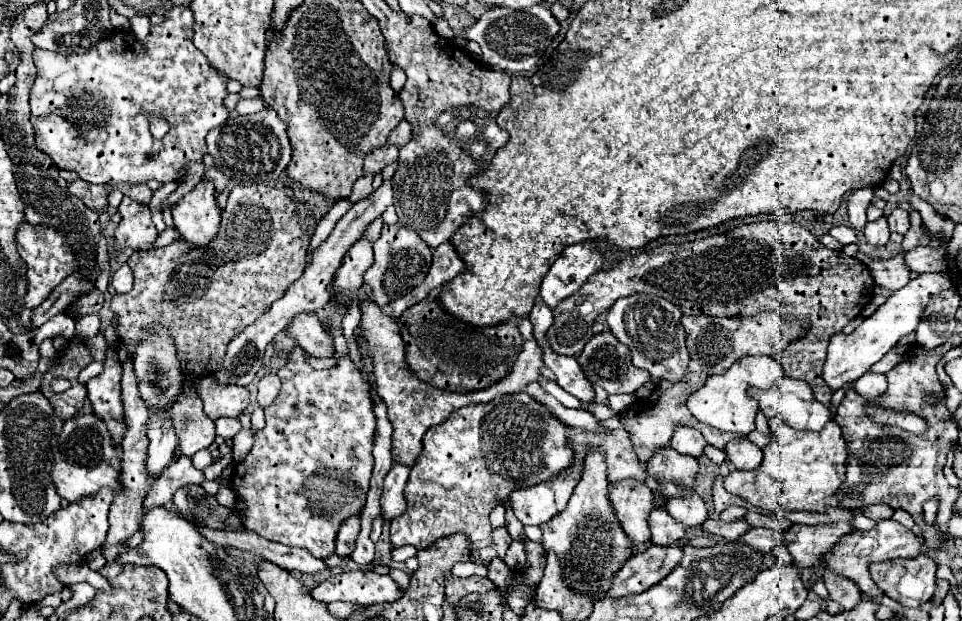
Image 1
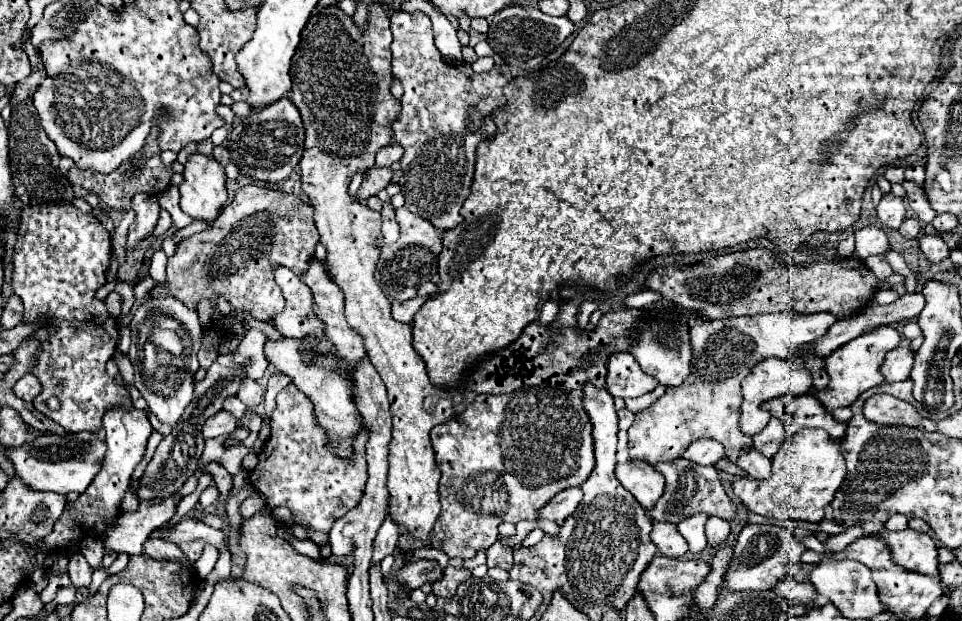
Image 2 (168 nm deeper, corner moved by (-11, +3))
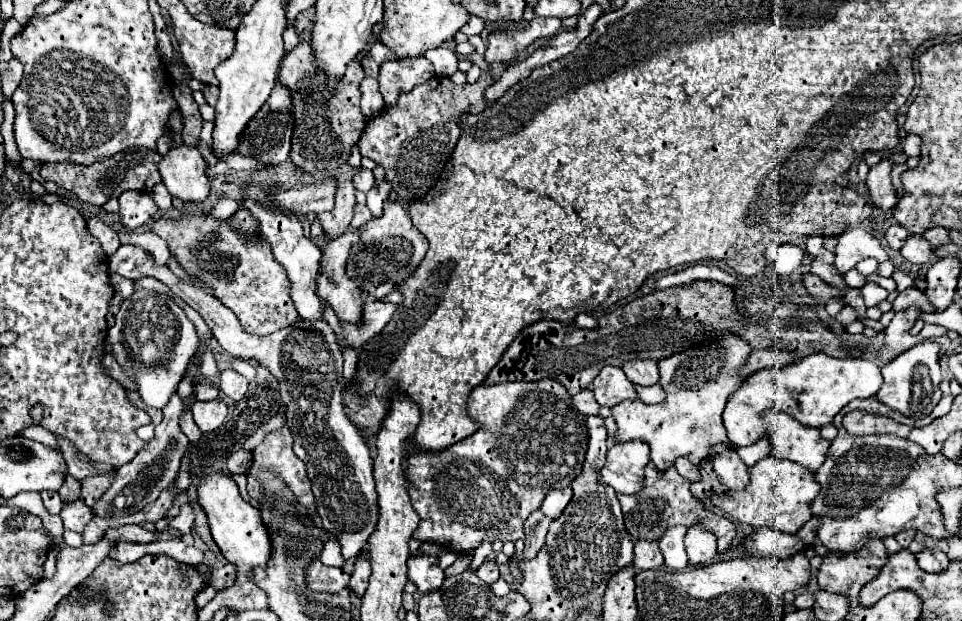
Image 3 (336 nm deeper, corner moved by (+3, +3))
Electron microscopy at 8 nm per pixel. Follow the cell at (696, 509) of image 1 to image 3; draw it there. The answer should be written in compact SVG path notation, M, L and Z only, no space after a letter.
M673 527L673 529L667 529L665 535L659 539L659 549L665 557L665 567L669 567L671 571L681 571L689 565L687 555L685 555L685 547L683 547L685 531L687 529Z

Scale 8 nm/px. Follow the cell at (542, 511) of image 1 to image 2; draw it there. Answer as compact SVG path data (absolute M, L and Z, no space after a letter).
M569 487L557 493L545 507L539 509L539 519L551 519L555 523L563 523L579 505L583 493L581 487Z

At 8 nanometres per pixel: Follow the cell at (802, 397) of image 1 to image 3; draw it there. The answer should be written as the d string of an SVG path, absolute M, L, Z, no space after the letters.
M765 413L765 419L771 423L769 439L773 445L773 455L795 461L811 473L817 473L825 461L829 441L821 439L817 429L797 425L797 421L793 421L787 413Z

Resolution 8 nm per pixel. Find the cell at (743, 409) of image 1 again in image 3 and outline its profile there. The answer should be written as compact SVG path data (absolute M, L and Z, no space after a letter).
M815 353L797 365L761 369L747 377L729 399L722 414L723 424L733 447L747 447L769 435L769 423L763 417L767 409L783 411L805 427L821 429L823 425L831 423L849 401L871 397L879 387L881 371L873 361L865 357L835 359L825 353Z

